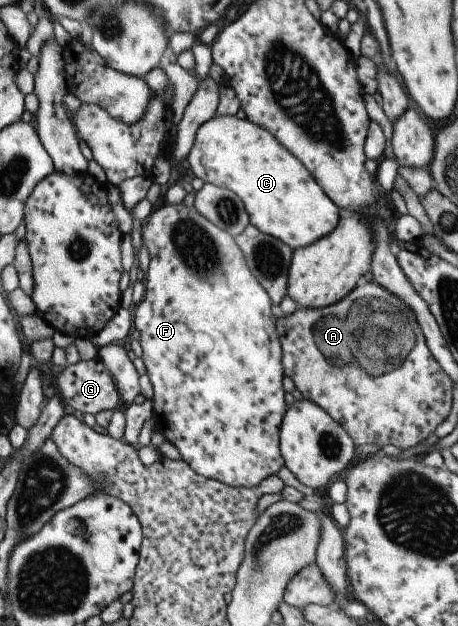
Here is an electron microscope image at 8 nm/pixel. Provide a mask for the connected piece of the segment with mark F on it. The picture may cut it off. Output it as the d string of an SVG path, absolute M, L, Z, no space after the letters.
M166 201L163 205L159 205L157 210L150 213L141 225L139 233L142 244L145 245L149 255L149 264L145 273L144 292L139 303L134 305L133 327L139 332L138 343L142 351L140 358L144 363L146 375L153 390L150 399L153 427L161 432L165 441L177 448L181 460L199 475L216 479L226 486L240 488L256 486L261 480L275 474L284 465L278 448L278 429L287 406L283 400L284 391L281 386L284 371L281 365L279 338L274 323L275 309L267 292L260 283L257 283L245 265L241 250L237 249L237 245L233 243L234 238L205 219L193 206L186 207L183 202L171 204Z

